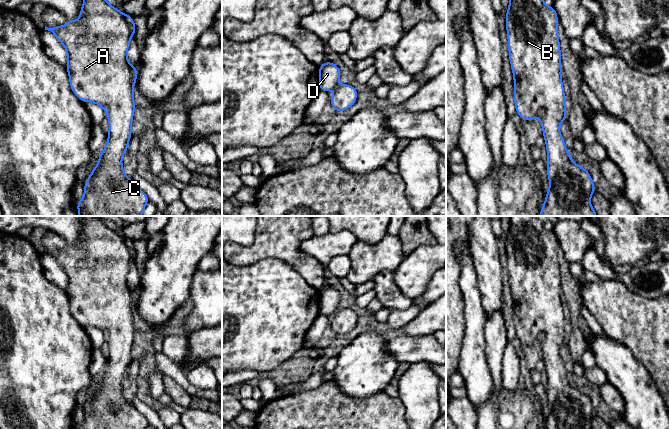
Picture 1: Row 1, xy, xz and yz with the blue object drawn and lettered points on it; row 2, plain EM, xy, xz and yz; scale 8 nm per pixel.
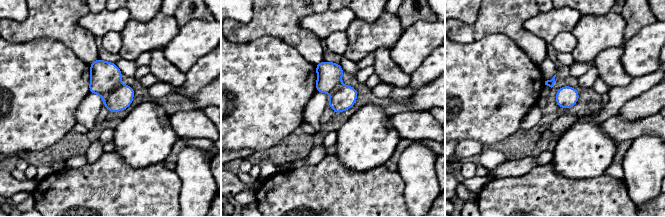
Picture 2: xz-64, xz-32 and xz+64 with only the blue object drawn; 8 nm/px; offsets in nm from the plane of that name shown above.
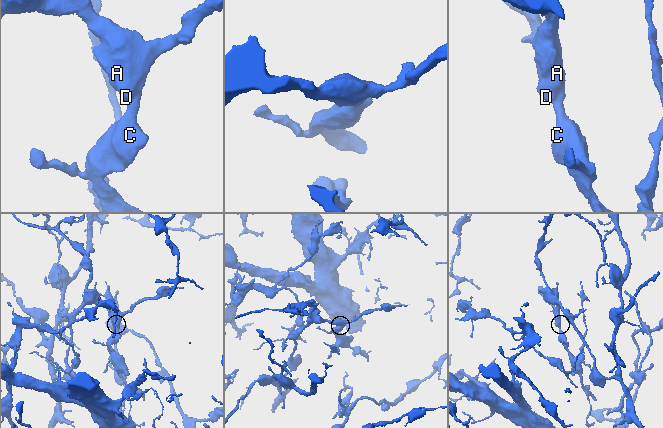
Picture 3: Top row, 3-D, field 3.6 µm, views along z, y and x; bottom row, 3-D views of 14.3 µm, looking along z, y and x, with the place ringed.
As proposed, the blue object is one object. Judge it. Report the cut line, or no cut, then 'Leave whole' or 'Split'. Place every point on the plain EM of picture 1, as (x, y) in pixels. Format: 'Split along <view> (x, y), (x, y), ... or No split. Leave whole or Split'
No split. Leave whole

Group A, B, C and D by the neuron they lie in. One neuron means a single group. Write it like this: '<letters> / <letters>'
A B C D

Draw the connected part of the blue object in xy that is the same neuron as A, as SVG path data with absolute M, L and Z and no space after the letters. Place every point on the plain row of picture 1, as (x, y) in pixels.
M100 216L82 217L84 225L78 244L67 244L65 250L54 252L45 250L45 254L51 255L67 275L66 292L73 317L83 327L92 326L101 330L107 336L109 345L108 365L104 374L99 378L96 391L85 406L84 420L77 429L147 429L149 426L147 419L125 399L122 391L122 381L128 373L129 364L132 360L131 350L135 335L133 311L137 303L137 290L132 290L127 282L130 263L136 255L134 242L110 229Z

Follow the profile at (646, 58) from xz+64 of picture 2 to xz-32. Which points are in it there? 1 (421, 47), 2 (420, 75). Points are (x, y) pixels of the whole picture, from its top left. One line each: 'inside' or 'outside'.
1: inside
2: outside

